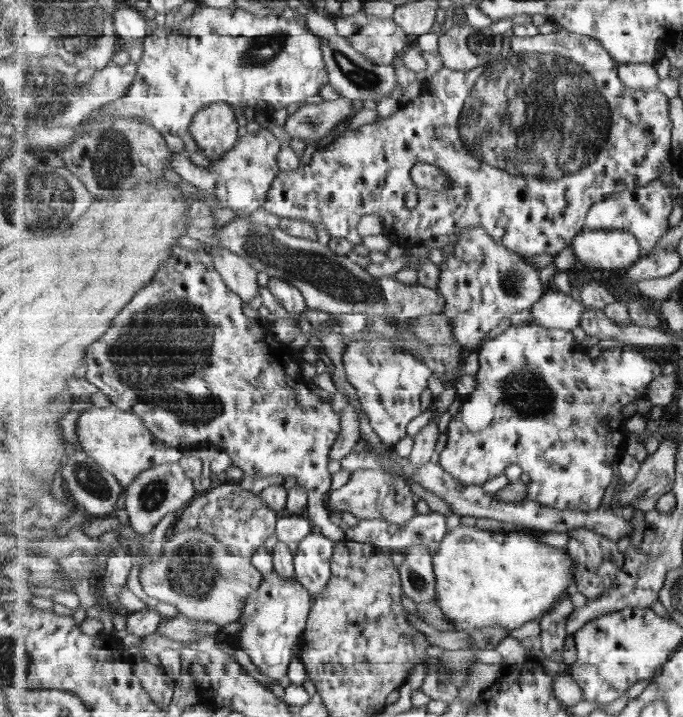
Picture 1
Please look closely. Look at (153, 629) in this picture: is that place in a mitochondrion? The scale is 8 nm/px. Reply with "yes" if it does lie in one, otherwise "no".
no

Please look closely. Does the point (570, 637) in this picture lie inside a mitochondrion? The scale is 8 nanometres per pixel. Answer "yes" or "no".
no

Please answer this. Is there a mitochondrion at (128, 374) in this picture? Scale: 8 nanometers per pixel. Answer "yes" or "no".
yes

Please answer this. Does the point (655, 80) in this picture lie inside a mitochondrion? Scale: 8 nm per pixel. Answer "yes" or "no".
no

